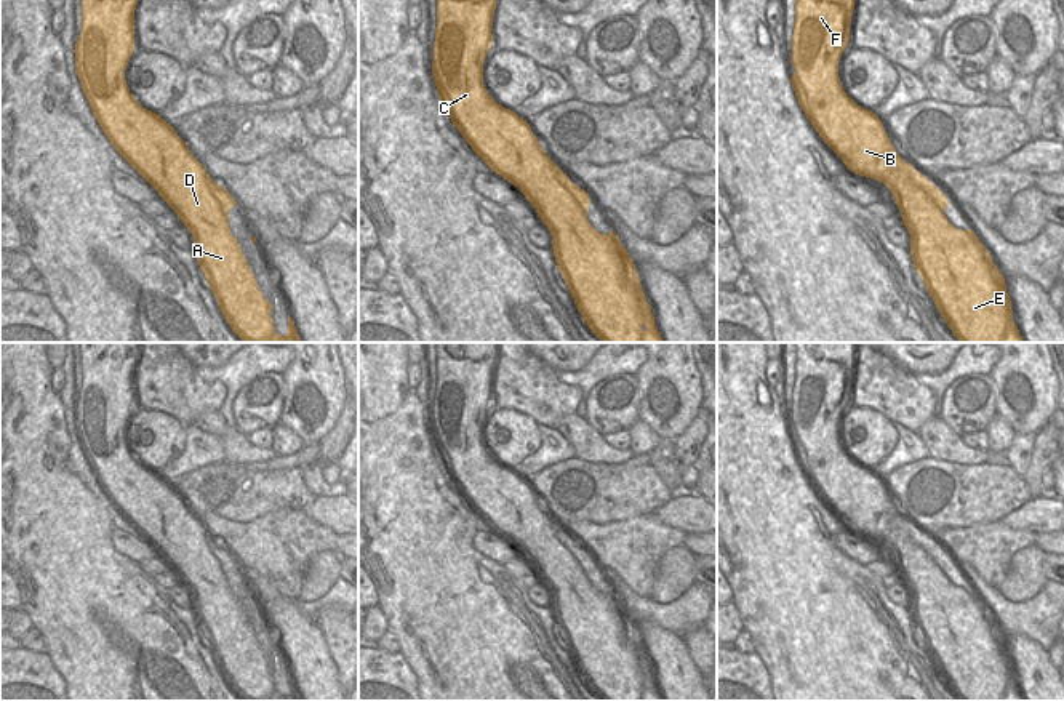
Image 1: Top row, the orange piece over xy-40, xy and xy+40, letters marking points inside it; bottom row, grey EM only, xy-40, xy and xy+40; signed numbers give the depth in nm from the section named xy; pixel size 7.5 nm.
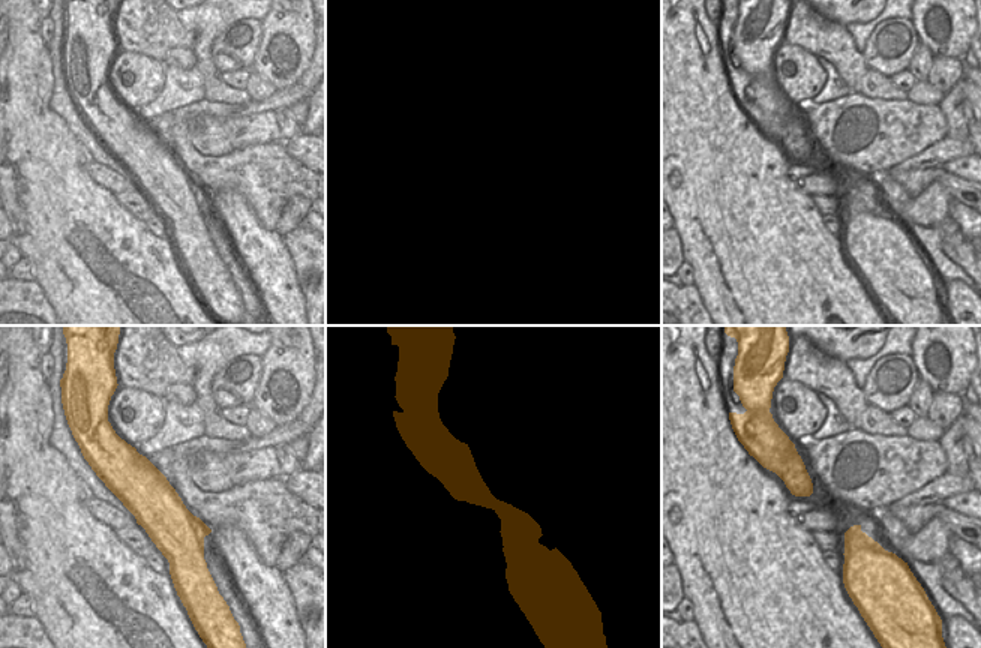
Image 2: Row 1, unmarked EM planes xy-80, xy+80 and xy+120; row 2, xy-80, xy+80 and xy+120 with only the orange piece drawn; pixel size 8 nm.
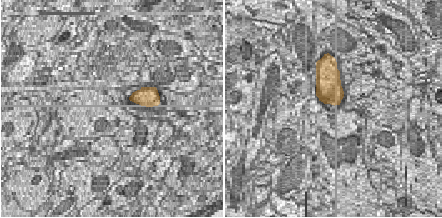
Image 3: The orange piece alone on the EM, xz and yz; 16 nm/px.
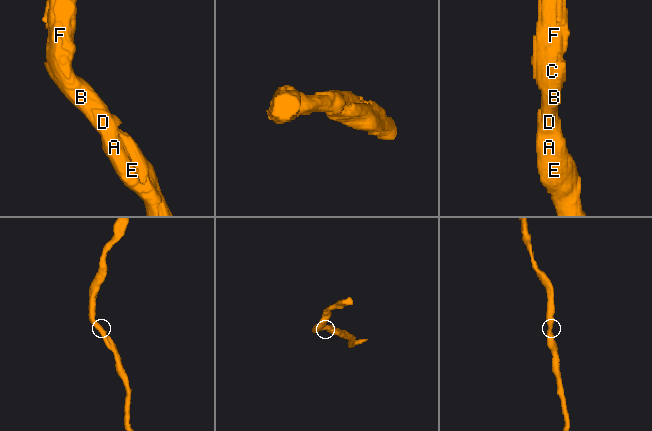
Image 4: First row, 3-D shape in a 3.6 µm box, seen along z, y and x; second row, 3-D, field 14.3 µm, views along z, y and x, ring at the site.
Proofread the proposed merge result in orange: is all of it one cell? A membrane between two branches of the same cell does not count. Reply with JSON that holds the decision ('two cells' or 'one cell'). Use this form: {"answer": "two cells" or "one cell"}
{"answer": "one cell"}

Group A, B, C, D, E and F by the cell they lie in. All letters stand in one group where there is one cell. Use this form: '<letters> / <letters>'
A B C D E F

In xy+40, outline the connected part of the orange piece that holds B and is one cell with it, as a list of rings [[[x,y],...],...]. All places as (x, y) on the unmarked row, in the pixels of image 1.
[[[795,342],[790,418],[795,432],[790,440],[798,463],[850,530],[880,539],[891,549],[910,592],[914,626],[954,695],[960,701],[1024,701],[1013,680],[1005,637],[986,605],[971,587],[960,589],[947,579],[947,555],[899,515],[880,477],[858,464],[840,442],[837,426],[848,405],[854,359],[856,342]]]

